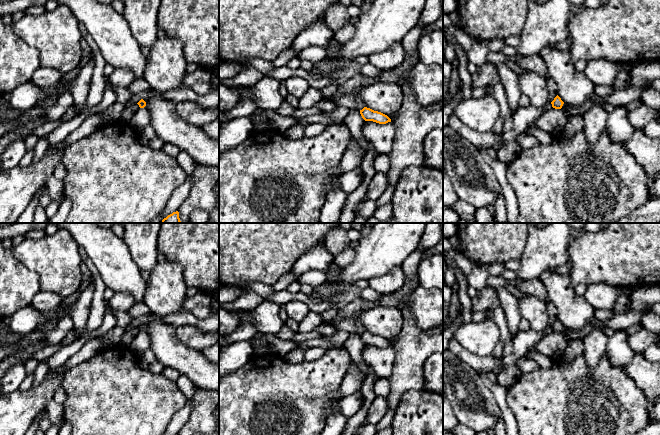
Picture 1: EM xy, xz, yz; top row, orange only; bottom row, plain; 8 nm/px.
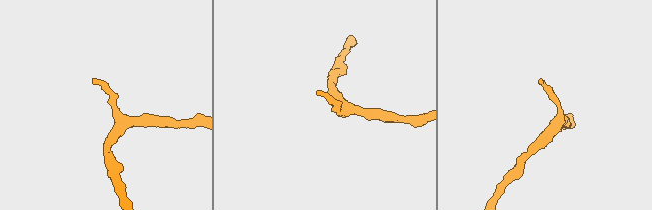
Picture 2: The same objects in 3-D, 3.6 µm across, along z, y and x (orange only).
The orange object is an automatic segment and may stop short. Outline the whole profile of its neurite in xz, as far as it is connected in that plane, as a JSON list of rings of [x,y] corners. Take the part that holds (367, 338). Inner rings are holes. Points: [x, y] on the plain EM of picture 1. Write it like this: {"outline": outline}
{"outline": [[[367,331],[360,334],[360,338],[365,345],[373,345],[379,348],[391,346],[391,343],[387,339]]]}

